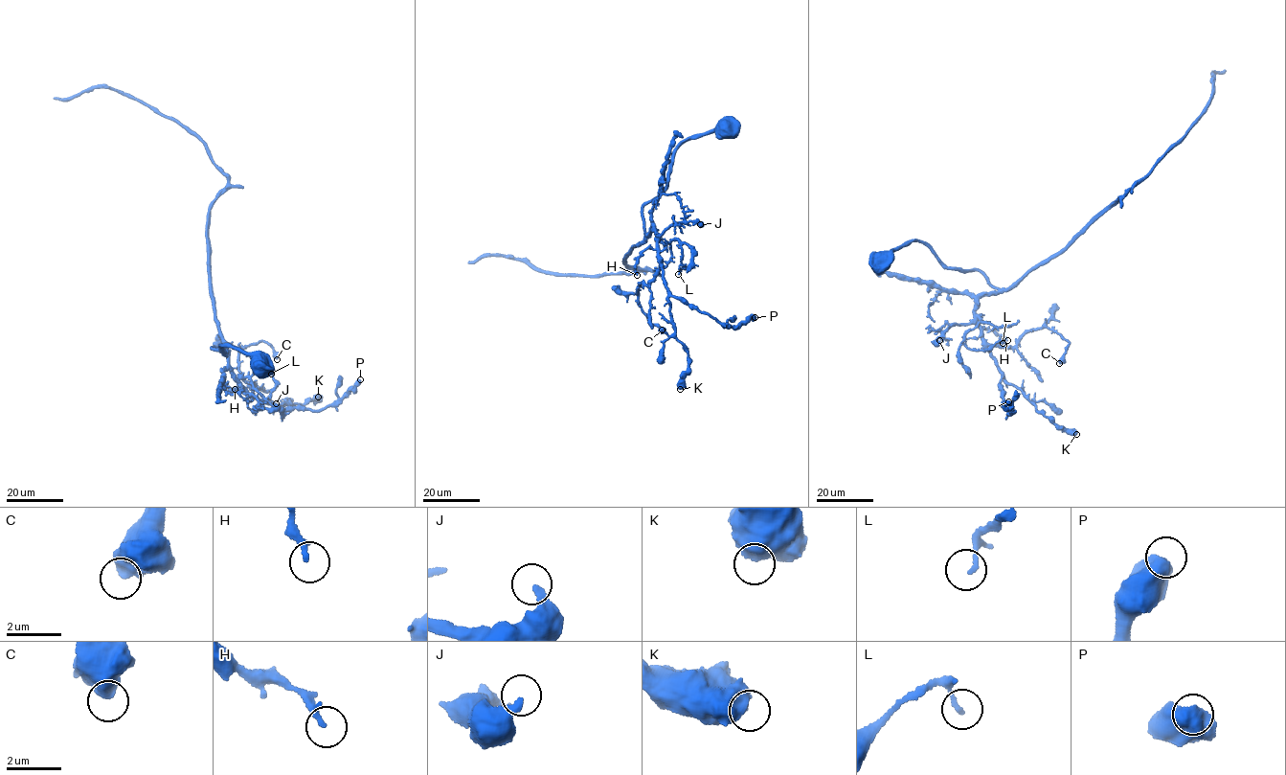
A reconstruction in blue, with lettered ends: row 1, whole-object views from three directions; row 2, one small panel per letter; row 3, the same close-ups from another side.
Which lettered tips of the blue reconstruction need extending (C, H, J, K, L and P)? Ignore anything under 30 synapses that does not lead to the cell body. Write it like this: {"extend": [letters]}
{"extend": []}

